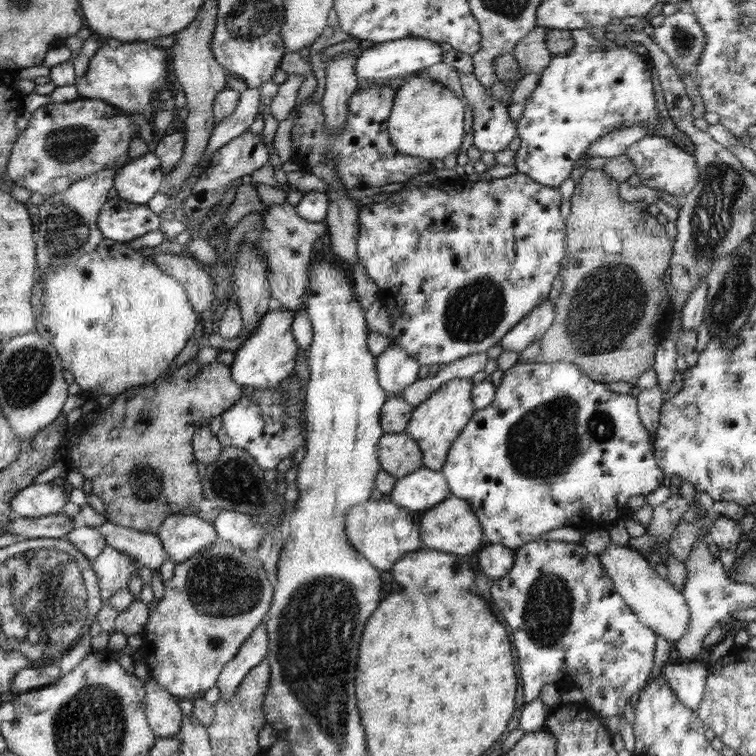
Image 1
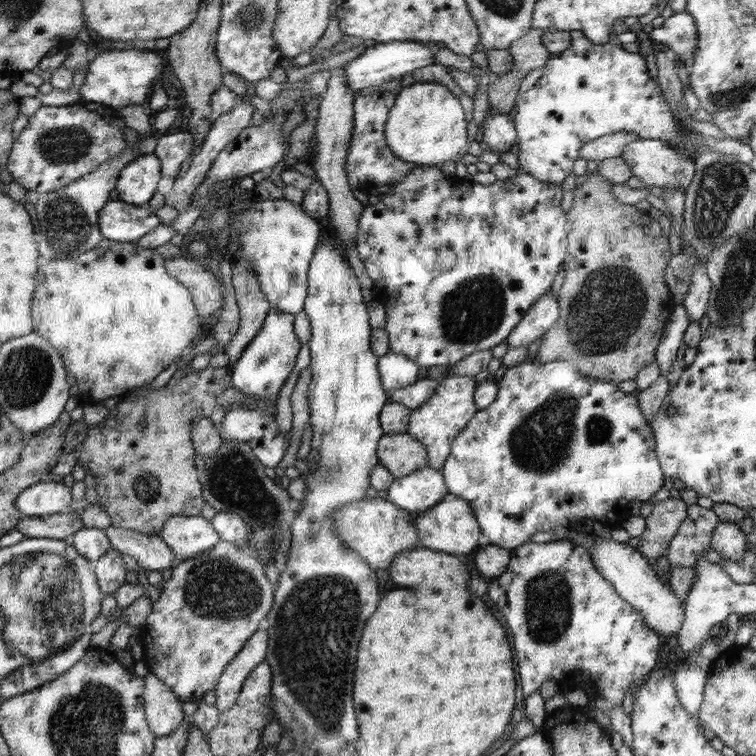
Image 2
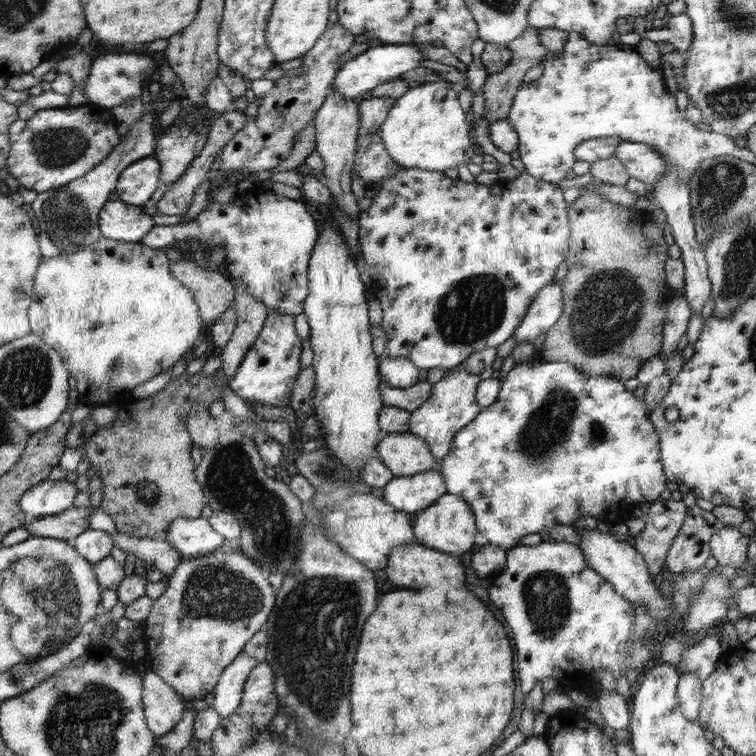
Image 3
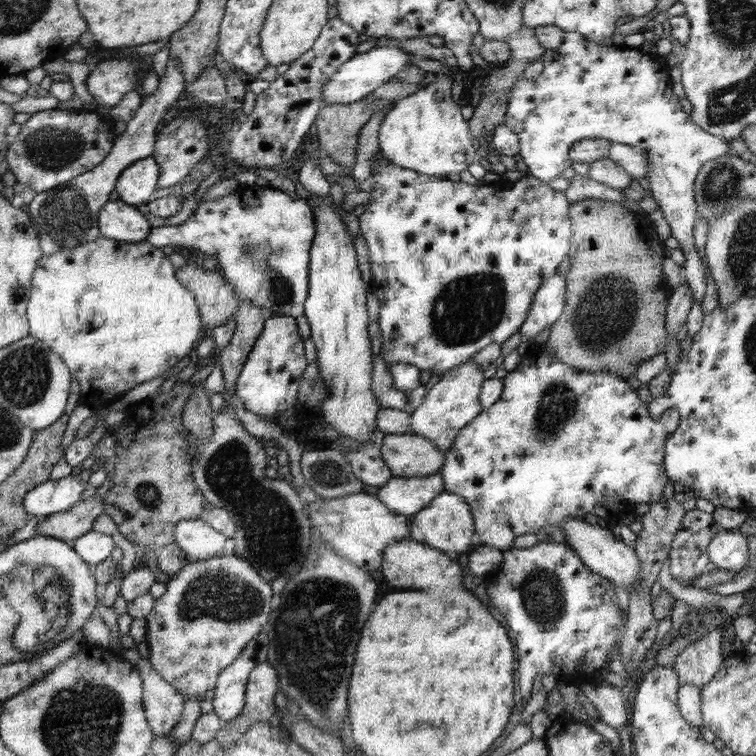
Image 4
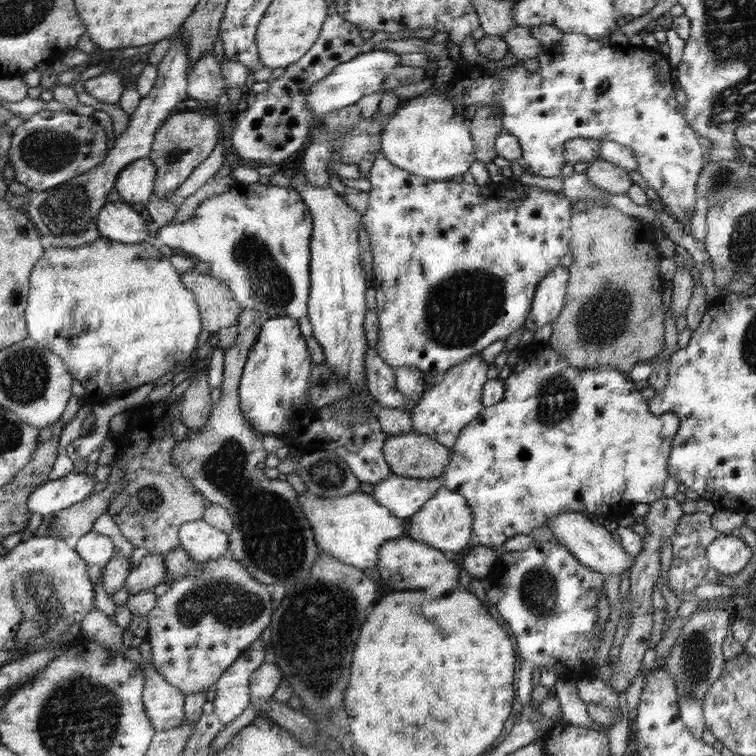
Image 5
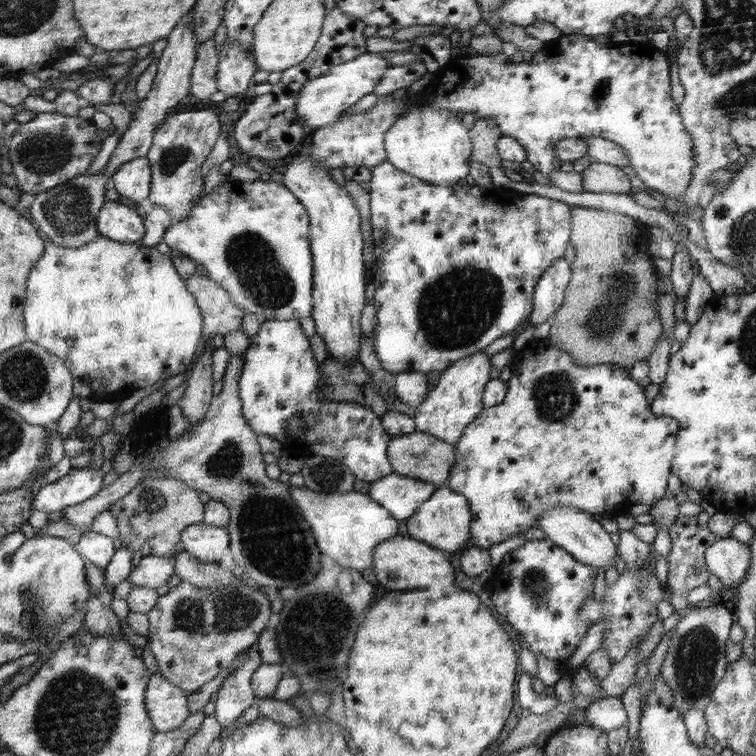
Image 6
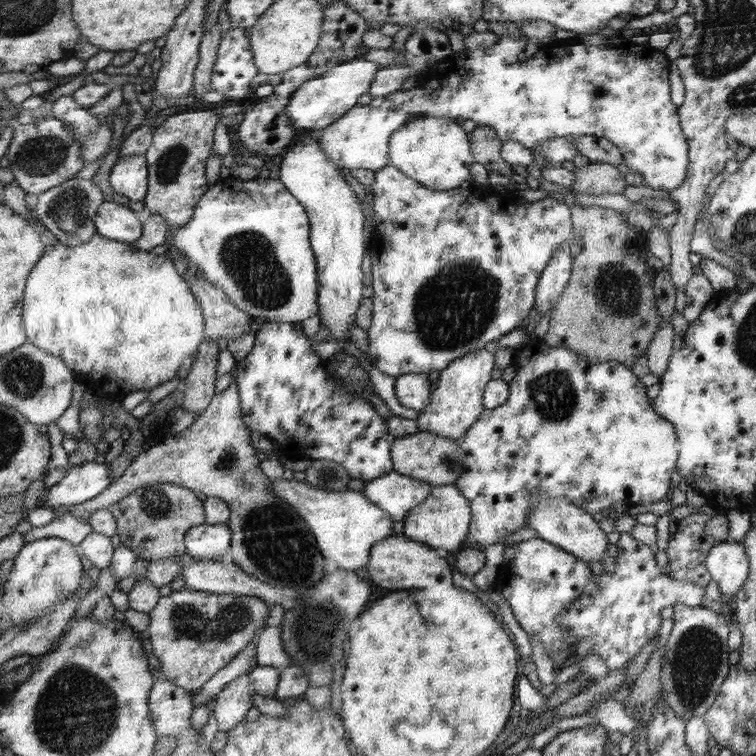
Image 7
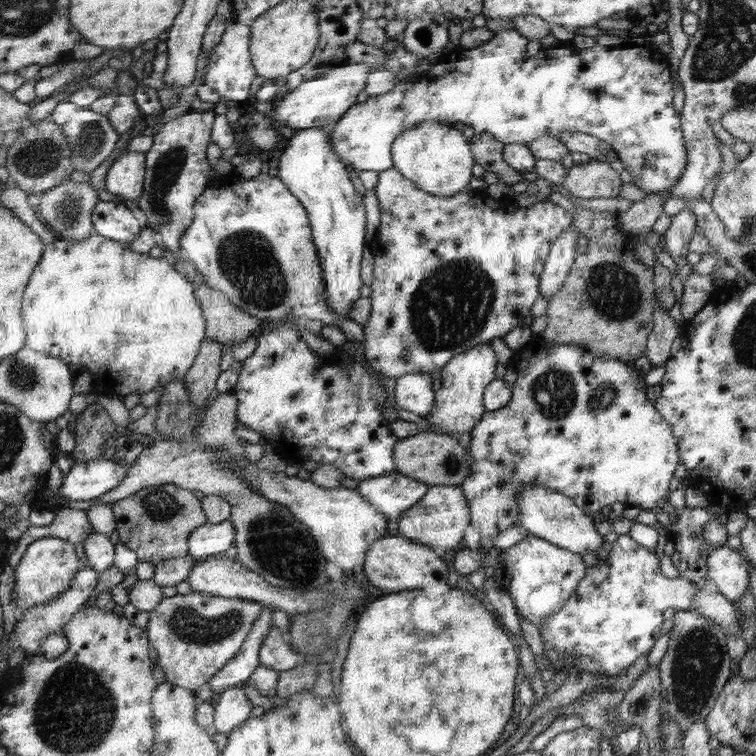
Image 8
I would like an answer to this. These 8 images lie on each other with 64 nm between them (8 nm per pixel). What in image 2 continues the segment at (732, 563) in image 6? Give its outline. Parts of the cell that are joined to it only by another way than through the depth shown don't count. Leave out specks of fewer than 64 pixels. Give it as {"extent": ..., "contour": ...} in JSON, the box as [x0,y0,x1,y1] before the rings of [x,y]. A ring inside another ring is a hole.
{"extent":[711,521,747,562],"contour":[[[719,521],[711,537],[711,548],[721,556],[721,560],[742,562],[747,543],[747,535],[735,522]]]}

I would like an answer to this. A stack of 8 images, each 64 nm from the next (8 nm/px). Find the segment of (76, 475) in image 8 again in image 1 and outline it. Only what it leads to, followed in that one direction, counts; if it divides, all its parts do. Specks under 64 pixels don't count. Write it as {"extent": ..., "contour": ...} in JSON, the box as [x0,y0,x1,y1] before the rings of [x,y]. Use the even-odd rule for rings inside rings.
{"extent":[13,484,69,517],"contour":[[[44,484],[28,485],[18,492],[13,509],[18,517],[46,517],[63,512],[69,500],[69,488]]]}

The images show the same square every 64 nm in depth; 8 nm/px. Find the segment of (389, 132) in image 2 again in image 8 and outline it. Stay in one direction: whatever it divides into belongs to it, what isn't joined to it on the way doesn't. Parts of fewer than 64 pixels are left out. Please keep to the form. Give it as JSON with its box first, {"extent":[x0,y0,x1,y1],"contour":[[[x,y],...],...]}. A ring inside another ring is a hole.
{"extent":[391,122,475,198],"contour":[[[422,122],[414,128],[408,128],[400,134],[400,138],[396,138],[395,144],[391,146],[393,167],[424,189],[424,192],[450,198],[464,192],[472,178],[470,172],[475,158],[472,158],[474,152],[470,152],[470,147],[471,144],[464,138],[464,134],[453,125]]]}

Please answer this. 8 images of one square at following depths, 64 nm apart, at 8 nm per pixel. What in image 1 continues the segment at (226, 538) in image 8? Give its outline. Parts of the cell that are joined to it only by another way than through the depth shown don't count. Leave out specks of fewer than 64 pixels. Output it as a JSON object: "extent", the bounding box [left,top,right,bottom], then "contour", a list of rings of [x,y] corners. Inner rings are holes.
{"extent":[157,514,219,565],"contour":[[[173,514],[160,525],[157,533],[168,560],[174,565],[195,557],[200,550],[207,549],[219,538],[215,525],[198,515]]]}

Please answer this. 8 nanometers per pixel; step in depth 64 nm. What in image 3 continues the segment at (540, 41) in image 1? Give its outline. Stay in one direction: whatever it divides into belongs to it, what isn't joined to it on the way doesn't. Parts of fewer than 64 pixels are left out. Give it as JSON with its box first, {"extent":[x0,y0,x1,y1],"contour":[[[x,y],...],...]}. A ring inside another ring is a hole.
{"extent":[483,27,547,124],"contour":[[[529,27],[523,33],[523,36],[515,38],[514,41],[509,42],[507,47],[511,52],[511,60],[508,67],[505,67],[500,72],[488,73],[486,82],[483,86],[483,94],[485,98],[485,118],[488,124],[492,124],[494,120],[504,120],[509,115],[510,109],[512,109],[512,101],[514,101],[514,95],[518,92],[518,89],[522,87],[524,83],[524,76],[528,70],[534,66],[542,64],[544,57],[547,55],[547,48],[540,42],[539,29]]]}

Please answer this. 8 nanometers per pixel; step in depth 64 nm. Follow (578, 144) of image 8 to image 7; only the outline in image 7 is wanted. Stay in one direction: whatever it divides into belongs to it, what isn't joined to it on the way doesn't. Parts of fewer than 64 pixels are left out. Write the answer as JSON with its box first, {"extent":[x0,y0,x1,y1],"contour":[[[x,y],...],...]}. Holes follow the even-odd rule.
{"extent":[572,137,624,166],"contour":[[[574,137],[572,144],[579,148],[580,154],[589,158],[590,162],[611,164],[617,166],[622,164],[624,157],[622,151],[612,142],[599,137]]]}

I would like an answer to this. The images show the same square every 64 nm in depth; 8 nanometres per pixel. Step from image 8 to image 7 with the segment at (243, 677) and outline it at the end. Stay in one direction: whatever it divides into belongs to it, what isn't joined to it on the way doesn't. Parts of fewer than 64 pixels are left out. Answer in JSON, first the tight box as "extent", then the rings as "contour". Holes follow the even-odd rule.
{"extent":[194,640,258,706],"contour":[[[255,640],[251,642],[237,657],[230,662],[224,669],[220,669],[203,688],[194,693],[194,706],[204,706],[212,698],[215,698],[222,689],[226,688],[236,678],[249,674],[252,669],[258,666],[255,659]]]}

